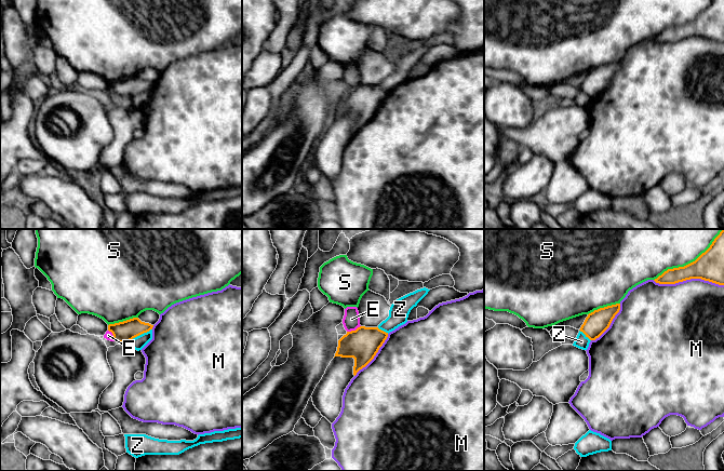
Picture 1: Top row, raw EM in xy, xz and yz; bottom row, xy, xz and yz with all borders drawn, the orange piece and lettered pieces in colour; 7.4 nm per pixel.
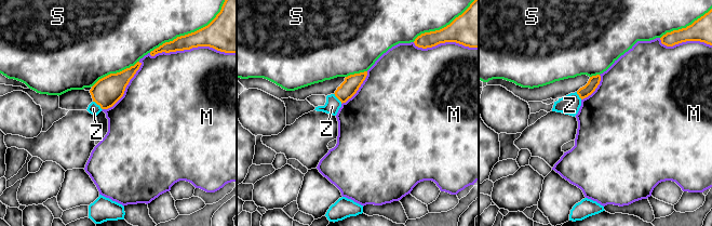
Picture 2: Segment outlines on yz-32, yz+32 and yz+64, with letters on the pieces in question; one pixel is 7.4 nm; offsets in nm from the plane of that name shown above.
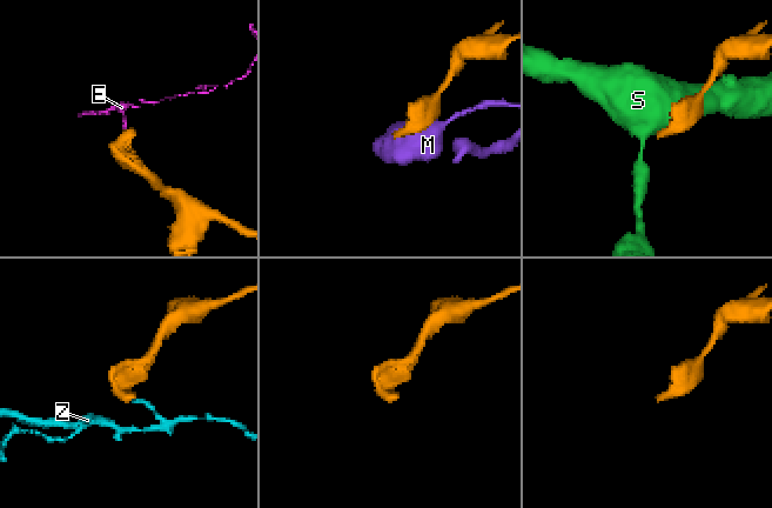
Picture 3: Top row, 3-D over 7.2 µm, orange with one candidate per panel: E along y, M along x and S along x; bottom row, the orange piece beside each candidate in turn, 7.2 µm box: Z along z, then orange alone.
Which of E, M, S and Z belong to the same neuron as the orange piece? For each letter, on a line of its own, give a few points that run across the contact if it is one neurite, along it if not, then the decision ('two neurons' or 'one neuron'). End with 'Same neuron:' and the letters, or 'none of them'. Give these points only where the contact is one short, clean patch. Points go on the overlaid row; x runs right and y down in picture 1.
E: line xz (360, 325), (347, 332); two neurons
M: two neurons
S: two neurons
Z: line xy (151, 328), (133, 337), (128, 342); two neurons
Same neuron: none of them

